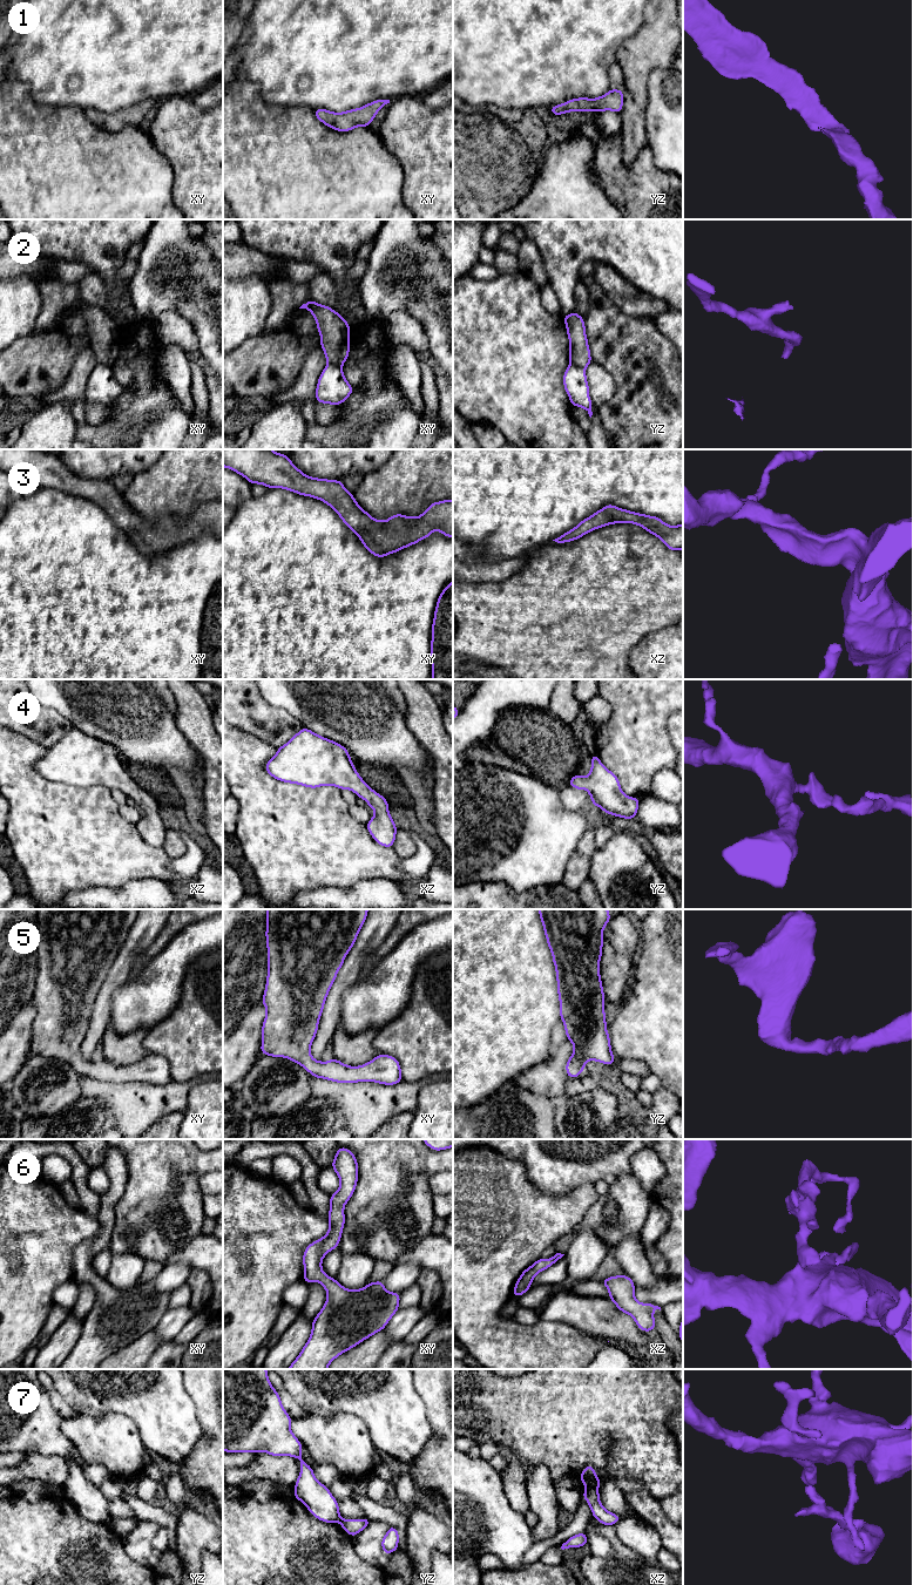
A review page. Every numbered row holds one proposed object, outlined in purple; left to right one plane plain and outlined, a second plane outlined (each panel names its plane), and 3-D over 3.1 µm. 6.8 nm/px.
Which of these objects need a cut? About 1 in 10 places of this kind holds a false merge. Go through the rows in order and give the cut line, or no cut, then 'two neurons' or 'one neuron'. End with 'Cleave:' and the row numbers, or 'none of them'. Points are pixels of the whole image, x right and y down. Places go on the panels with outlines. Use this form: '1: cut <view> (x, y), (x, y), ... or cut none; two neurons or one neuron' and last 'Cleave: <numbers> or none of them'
1: cut none; one neuron
2: cut xy (327, 363), (340, 366); two neurons
3: cut none; one neuron
4: cut none; one neuron
5: cut none; one neuron
6: cut none; one neuron
7: cut xz (596, 1487), (588, 1488); two neurons
Cleave: 2, 7

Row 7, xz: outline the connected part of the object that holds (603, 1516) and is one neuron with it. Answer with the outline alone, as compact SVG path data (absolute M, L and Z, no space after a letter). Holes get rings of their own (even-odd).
M595 1486L588 1488L582 1495L591 1509L593 1517L603 1525L613 1526L621 1519L621 1517L604 1509L598 1496L600 1491Z

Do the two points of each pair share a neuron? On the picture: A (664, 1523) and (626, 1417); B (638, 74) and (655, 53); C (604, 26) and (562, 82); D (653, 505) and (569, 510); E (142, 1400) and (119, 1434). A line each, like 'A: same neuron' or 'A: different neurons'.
A: different neurons
B: same neuron
C: same neuron
D: same neuron
E: different neurons

